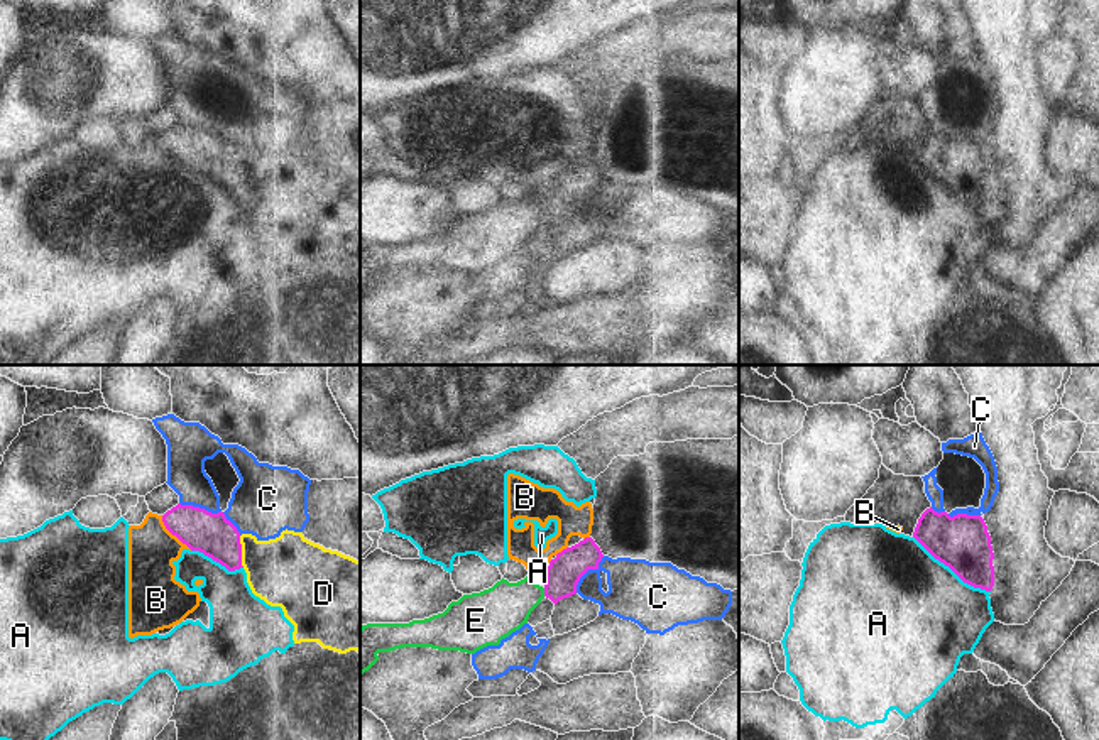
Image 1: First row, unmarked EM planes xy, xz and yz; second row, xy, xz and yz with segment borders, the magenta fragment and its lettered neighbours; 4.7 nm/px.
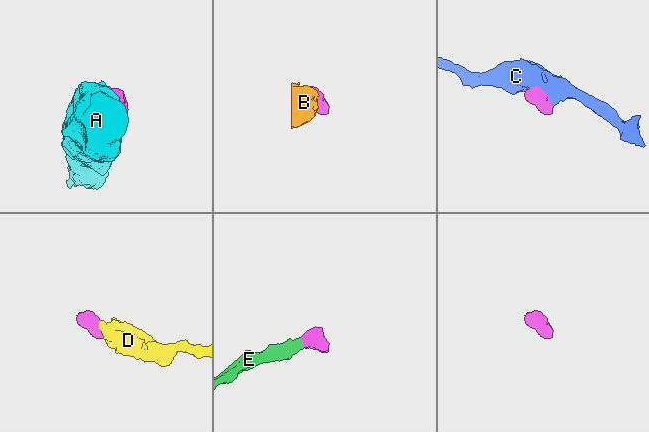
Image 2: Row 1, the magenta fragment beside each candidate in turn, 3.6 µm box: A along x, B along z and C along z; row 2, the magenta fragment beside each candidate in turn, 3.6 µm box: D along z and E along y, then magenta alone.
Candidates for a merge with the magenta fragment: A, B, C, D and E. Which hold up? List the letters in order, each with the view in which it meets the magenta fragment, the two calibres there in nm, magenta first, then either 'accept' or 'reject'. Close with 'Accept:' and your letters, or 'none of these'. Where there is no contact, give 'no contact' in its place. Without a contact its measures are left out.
A: yz | 260/500 nm | reject
B: xy | 200/220 nm | reject
C: xy | 200/300 nm | reject
D: xy | 200/340 nm | accept
E: xz | 160/240 nm | accept
Accept: D, E

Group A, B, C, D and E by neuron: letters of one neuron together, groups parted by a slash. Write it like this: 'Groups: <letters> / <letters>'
Groups: A B / C / D E

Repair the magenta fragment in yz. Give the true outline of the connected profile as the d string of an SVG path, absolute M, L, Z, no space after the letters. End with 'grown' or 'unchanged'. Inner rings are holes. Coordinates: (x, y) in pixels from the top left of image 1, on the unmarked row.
M932 128L927 130L915 149L913 159L940 184L949 188L964 204L991 213L994 208L994 174L991 167L991 157L987 147L981 137L957 135L950 139L947 133L935 133Z | unchanged

